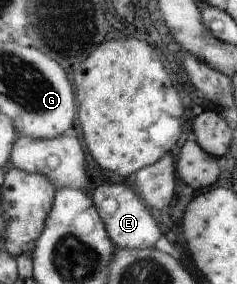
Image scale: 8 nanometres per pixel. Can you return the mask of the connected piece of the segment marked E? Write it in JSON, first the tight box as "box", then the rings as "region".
{"box":[92,184,161,249],"region":[[[104,184],[99,185],[92,191],[97,212],[105,223],[105,229],[110,241],[113,241],[119,249],[142,249],[154,247],[157,239],[161,237],[161,231],[151,217],[145,203],[129,189],[125,184]]]}

